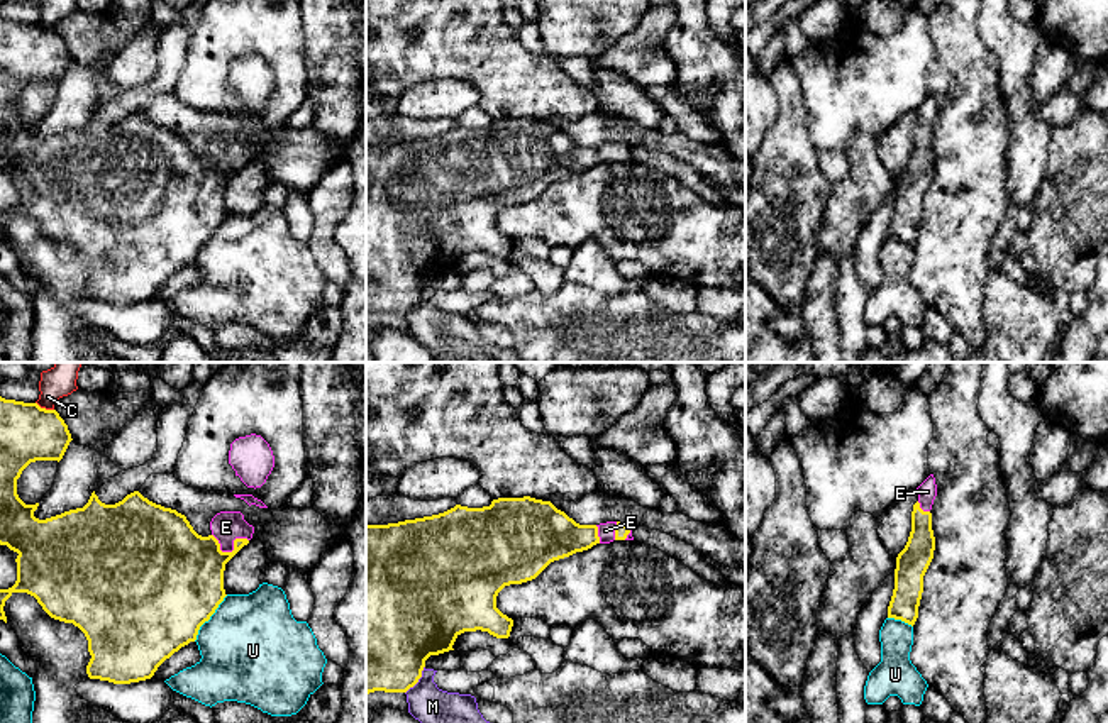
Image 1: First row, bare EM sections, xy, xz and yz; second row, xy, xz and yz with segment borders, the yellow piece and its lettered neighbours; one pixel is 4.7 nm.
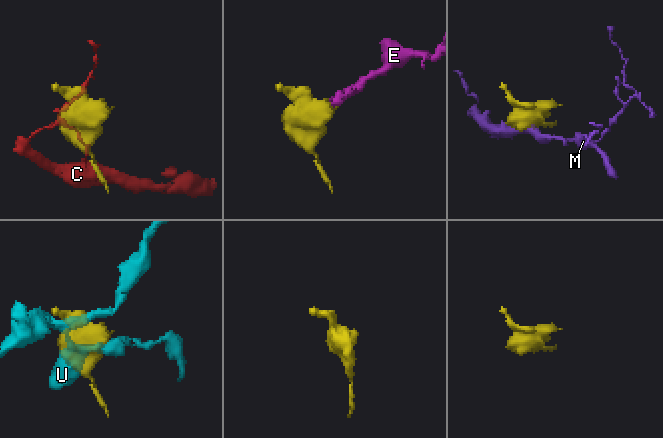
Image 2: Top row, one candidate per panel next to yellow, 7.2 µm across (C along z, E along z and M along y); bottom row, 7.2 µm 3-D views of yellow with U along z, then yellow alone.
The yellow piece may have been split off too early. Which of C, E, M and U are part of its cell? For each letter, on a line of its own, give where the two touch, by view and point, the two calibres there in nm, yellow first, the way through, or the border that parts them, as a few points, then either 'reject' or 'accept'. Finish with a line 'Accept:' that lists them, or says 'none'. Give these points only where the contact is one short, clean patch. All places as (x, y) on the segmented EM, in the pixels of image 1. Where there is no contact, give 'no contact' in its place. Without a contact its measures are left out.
C: xy (44, 408) | 280/150 nm | reject
E: xy (232, 551) | 360/150 nm | across xy (185, 571), (216, 551), (232, 551), (226, 527) | accept
M: xz (419, 678) | 460/180 nm | reject
U: xy (209, 618) | 500/480 nm | along xy (227, 595), (200, 627), (193, 640) | reject
Accept: E

